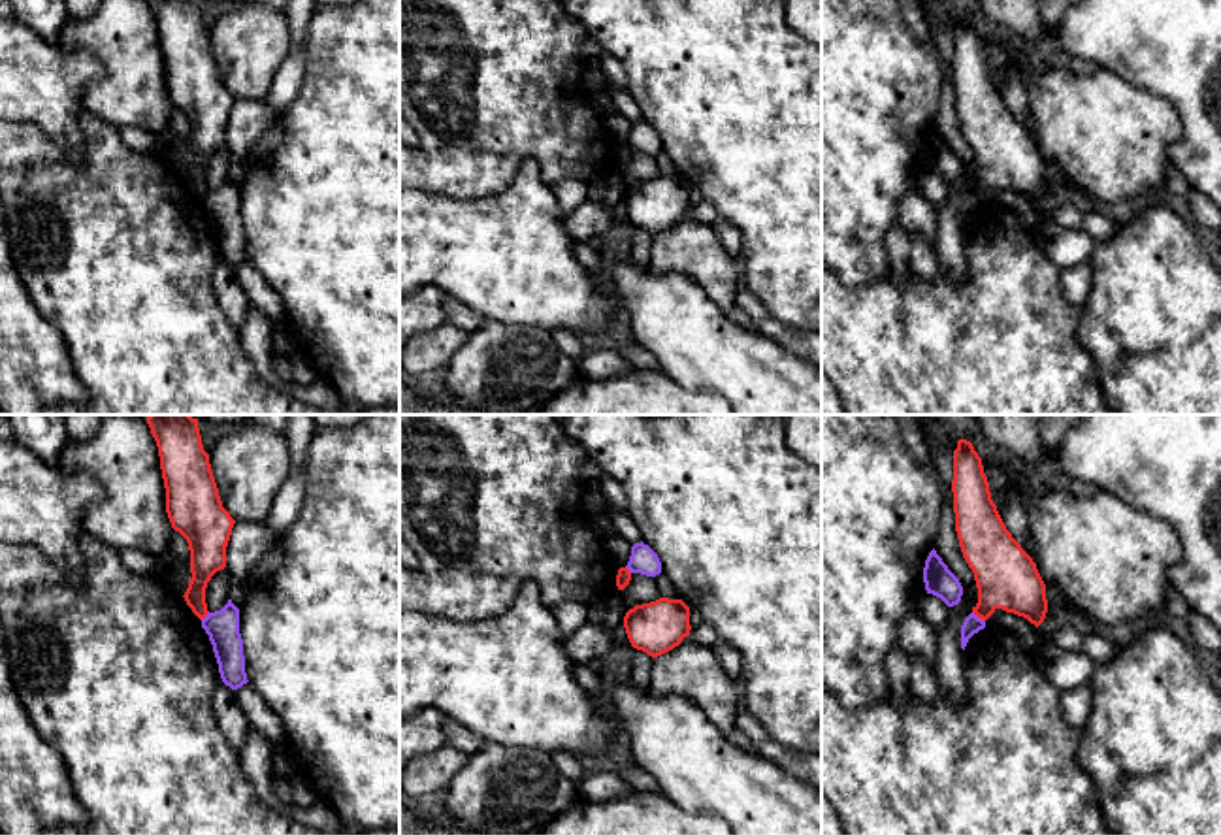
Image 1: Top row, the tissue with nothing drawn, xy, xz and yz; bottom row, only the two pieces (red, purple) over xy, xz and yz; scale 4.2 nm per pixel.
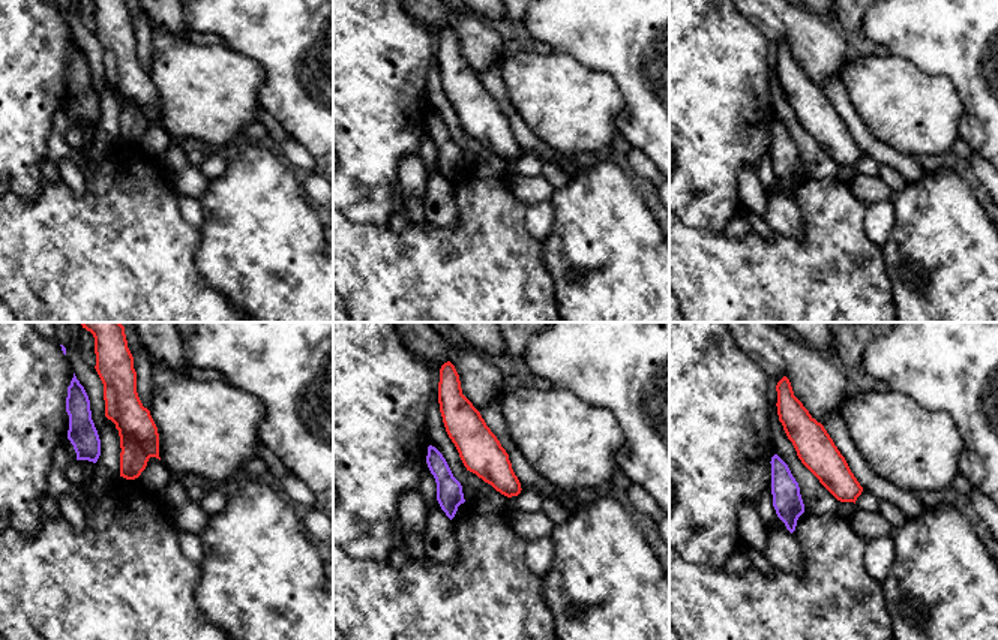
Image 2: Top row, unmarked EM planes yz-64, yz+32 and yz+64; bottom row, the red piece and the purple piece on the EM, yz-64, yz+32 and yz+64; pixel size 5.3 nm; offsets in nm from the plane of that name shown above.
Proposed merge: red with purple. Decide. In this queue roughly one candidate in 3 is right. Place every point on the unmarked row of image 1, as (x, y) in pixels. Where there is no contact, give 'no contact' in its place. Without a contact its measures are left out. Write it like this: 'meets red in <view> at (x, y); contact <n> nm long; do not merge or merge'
meets red in yz at (978, 195); contact 80 nm long; do not merge

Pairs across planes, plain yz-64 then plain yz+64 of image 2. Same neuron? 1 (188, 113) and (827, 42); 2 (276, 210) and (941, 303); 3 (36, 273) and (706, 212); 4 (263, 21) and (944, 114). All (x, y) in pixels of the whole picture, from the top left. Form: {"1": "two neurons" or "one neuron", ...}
{"1": "two neurons", "2": "one neuron", "3": "two neurons", "4": "two neurons"}

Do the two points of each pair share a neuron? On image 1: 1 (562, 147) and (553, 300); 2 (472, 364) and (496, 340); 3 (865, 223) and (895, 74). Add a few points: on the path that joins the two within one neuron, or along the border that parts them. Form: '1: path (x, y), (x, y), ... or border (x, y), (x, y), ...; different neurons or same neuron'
1: border (507, 185), (515, 170), (532, 159), (551, 187); different neurons
2: path (477, 359), (490, 345); same neuron
3: path (865, 185), (865, 112); same neuron

